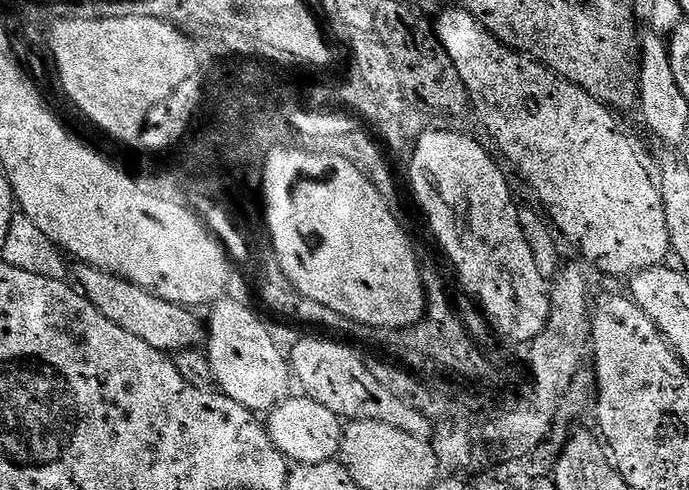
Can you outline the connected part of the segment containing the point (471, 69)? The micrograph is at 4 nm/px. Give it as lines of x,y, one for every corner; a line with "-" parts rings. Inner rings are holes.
449,8
449,12
441,14
440,21
435,21
434,31
466,86
474,112
480,115
485,130
492,135
501,154
532,187
551,227
570,238
579,255
584,260
588,259
606,276
604,278
629,278
663,265
673,249
660,185
655,179
652,181
631,138
620,129
616,121
617,113
609,105
594,99
586,90
557,76
551,68
503,44
499,38
480,27
477,20
463,8

